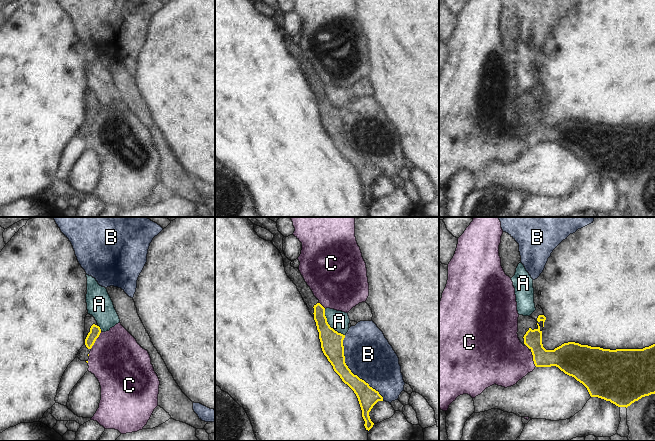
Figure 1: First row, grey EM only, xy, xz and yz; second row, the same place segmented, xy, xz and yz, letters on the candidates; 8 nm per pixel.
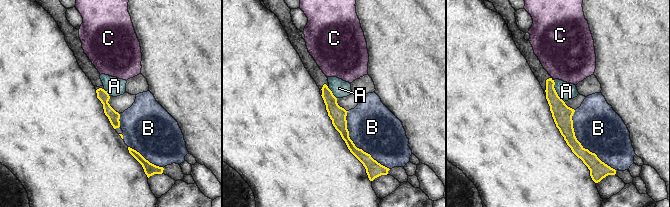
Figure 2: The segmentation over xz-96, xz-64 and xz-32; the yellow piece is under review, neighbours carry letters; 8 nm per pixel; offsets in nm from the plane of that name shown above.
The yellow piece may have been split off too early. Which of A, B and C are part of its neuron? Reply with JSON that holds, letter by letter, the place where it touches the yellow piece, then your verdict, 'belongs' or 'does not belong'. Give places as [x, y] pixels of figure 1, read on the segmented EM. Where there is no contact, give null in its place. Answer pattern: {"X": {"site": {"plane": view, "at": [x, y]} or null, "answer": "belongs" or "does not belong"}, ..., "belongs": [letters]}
{"A": {"site": {"plane": "xz", "at": [329, 325]}, "answer": "does not belong"}, "B": {"site": {"plane": "xz", "at": [350, 370]}, "answer": "does not belong"}, "C": {"site": {"plane": "xy", "at": [95, 340]}, "answer": "does not belong"}, "belongs": []}

